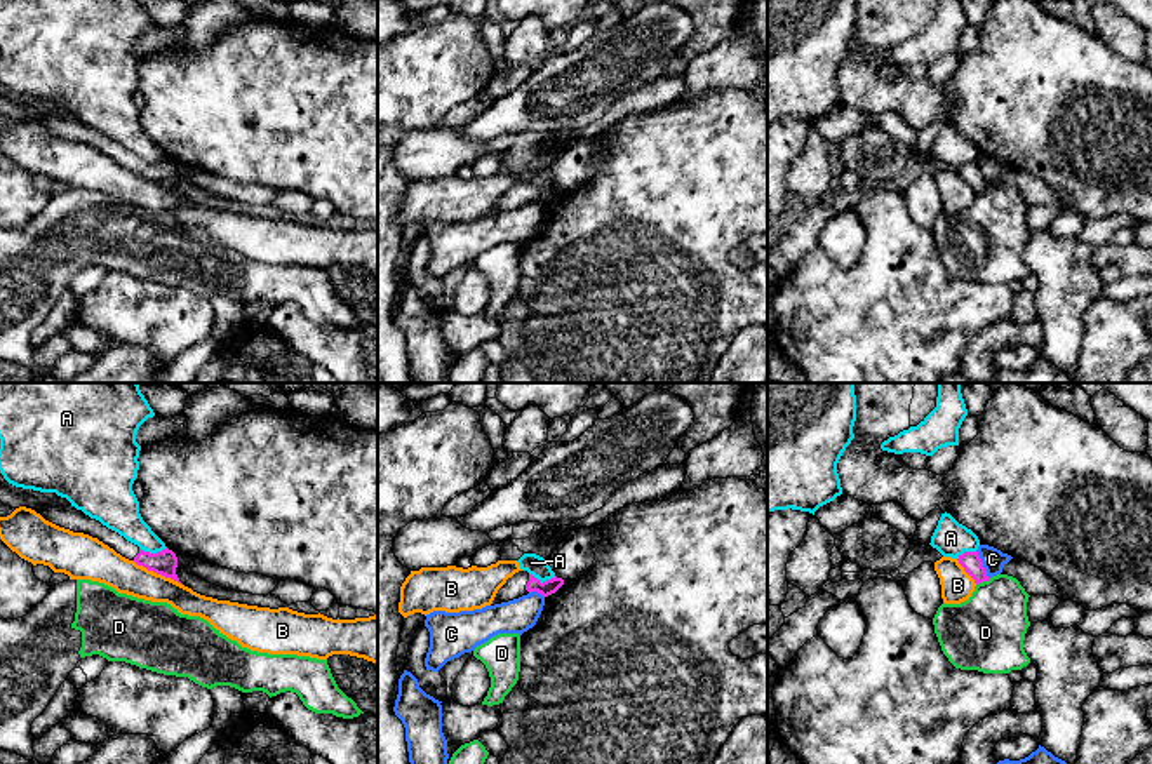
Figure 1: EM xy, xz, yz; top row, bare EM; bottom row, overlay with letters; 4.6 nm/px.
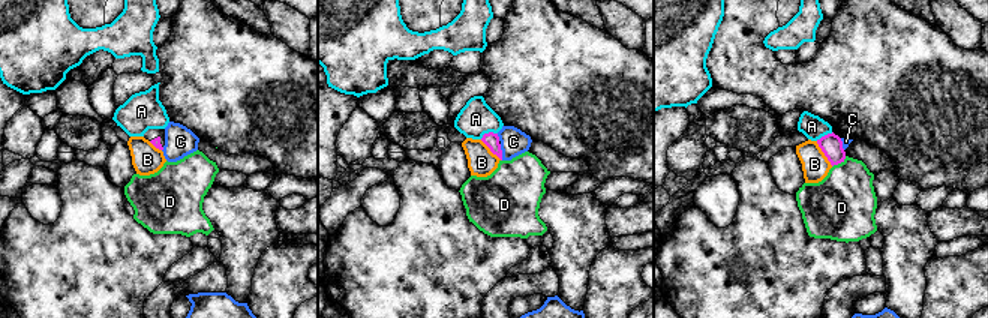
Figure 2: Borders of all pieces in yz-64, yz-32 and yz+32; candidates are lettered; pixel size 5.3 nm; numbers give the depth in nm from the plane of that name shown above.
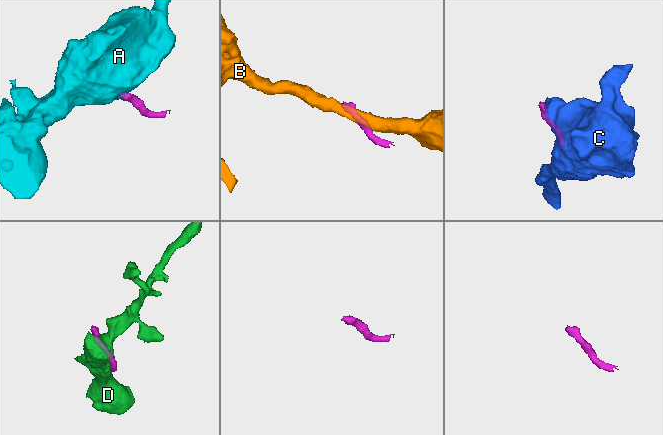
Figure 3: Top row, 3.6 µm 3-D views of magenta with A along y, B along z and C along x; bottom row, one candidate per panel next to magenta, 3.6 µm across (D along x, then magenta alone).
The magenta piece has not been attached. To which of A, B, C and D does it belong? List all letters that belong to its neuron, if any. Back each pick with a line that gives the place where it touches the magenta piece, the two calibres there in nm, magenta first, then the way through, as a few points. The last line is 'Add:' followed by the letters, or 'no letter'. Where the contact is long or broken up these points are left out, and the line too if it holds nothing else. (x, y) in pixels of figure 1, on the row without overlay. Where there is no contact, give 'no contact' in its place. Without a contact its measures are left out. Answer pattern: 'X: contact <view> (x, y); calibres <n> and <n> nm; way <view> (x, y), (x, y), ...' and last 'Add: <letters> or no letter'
Add: no letter

